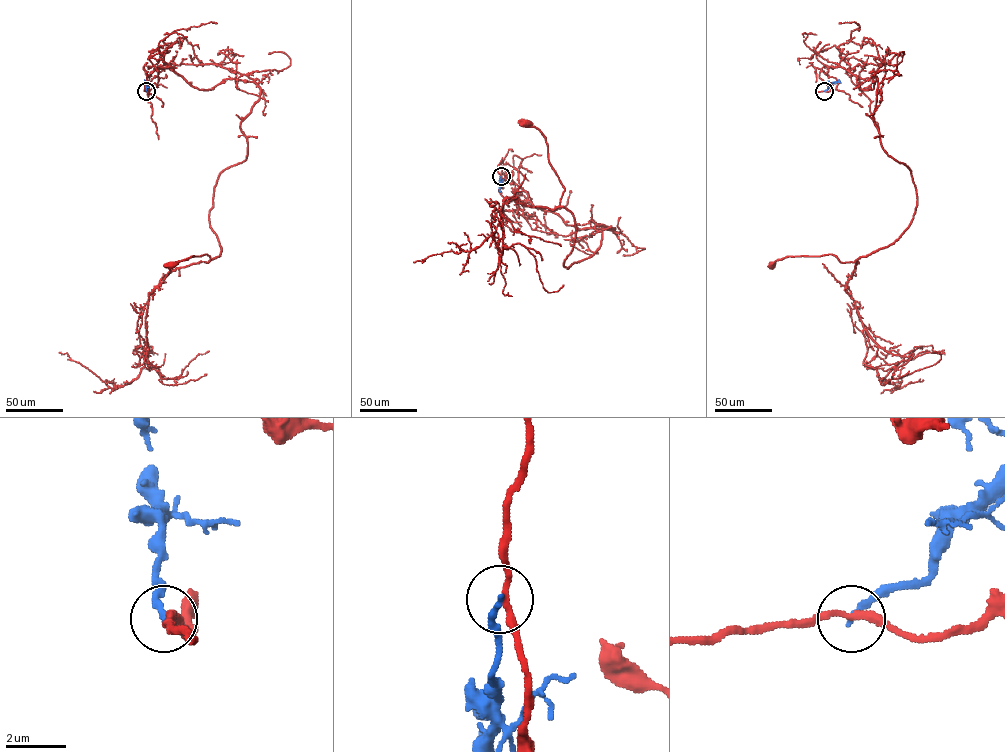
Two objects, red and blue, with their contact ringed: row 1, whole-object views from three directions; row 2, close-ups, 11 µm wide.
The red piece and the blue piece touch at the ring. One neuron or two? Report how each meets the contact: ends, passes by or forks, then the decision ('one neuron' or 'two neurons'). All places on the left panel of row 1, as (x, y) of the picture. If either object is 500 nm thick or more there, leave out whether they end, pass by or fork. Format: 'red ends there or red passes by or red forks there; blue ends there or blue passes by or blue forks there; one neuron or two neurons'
red passes by; blue ends there; two neurons

